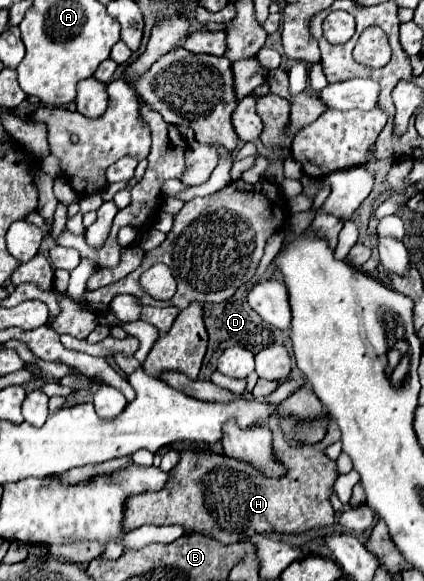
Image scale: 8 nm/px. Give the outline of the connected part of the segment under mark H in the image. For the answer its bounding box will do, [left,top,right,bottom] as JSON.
[124,385,340,545]

